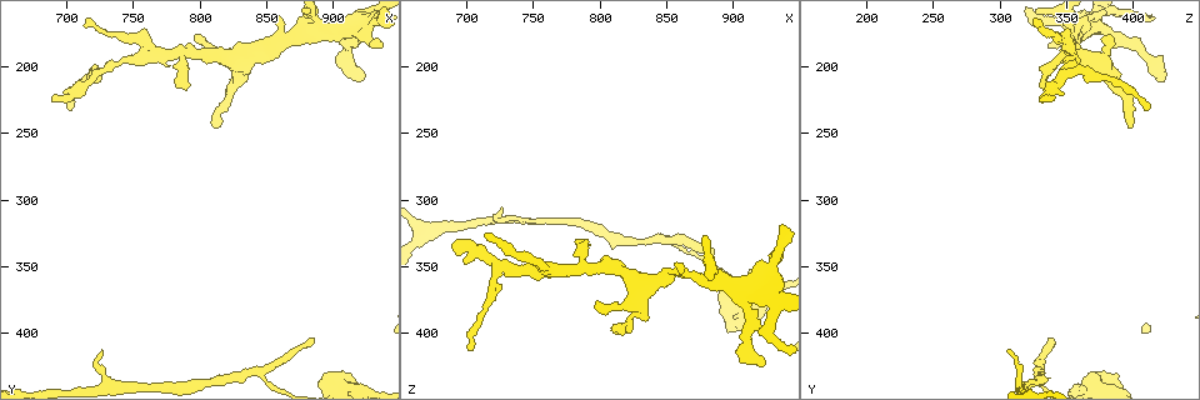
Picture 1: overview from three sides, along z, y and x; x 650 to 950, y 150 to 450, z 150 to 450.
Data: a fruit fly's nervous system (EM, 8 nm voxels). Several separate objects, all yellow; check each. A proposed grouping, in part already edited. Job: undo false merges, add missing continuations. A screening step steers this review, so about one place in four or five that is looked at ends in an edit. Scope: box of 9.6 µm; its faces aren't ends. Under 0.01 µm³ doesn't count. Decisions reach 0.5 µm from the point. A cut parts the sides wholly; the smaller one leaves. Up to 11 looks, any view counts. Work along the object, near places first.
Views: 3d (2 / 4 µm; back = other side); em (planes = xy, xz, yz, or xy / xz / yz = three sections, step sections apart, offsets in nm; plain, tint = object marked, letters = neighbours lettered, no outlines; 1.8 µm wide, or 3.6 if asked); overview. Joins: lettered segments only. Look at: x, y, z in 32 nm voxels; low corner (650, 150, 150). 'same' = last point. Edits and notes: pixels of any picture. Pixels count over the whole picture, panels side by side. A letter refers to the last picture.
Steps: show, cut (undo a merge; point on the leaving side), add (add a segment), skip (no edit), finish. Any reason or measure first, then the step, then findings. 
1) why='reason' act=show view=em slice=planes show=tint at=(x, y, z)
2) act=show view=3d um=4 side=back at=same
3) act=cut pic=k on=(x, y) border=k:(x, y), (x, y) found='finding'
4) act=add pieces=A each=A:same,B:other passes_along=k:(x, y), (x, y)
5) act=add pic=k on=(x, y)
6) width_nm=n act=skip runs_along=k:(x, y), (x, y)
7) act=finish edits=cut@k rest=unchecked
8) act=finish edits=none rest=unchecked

why='arms part here' act=show view=3d um=4 at=(844, 430, 330)

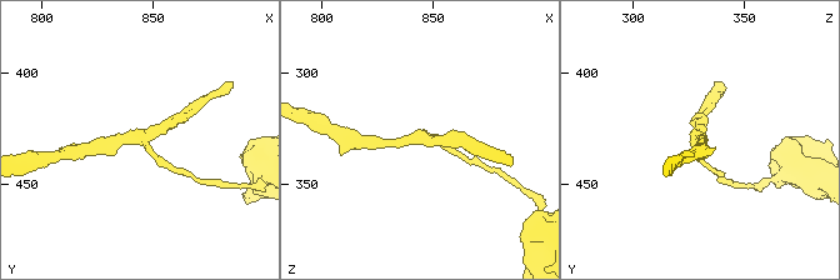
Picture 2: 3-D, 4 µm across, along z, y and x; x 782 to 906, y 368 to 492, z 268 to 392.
arms=3 act=show view=em um=3.6 slice=planes show=plain at=(845, 429, 328)

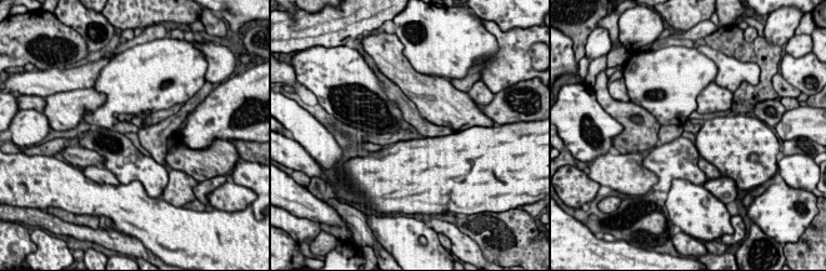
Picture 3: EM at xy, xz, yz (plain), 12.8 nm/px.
why='see the neighbours' act=show view=em um=3.6 slice=planes show=letters at=same

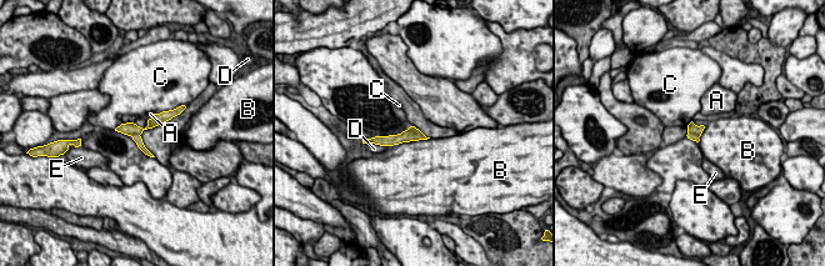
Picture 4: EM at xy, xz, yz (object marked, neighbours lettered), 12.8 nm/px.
act=cut pic=4 on=(691, 128) each=A:other,B:other,C:other,D:other,E:other part_leaving=4:(165, 116), (144, 129), (120, 129) found='a second cell is stuck on'

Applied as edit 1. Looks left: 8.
why='abrupt turn' act=show view=3d um=4 at=(902, 172, 362)

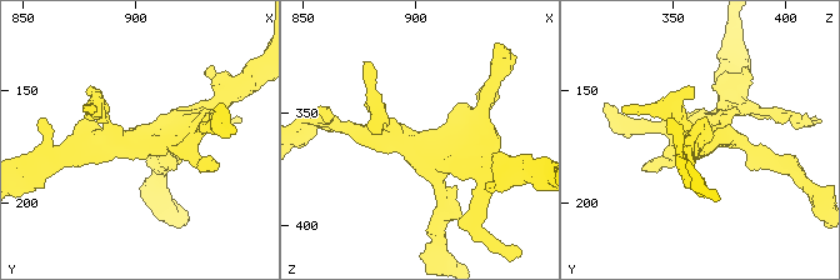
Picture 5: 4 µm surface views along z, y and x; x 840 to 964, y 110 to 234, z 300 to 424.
why='shape alone is not enough' act=show view=em slice=planes show=letters at=(901, 173, 364)

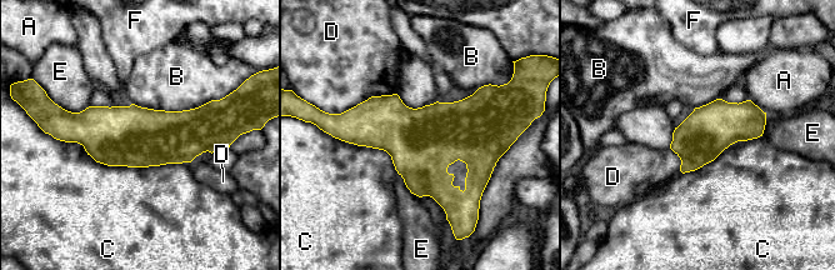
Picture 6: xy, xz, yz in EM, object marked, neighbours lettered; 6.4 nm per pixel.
act=skip each=A:other,B:other,C:other,D:other,E:other,F:other border=6:(219, 99), (181, 110), (133, 104) found='continuous, no second cell'

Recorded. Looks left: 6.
why='branch stops here' act=show view=em slice=xz step=8 show=letters at=(796, 176, 380)

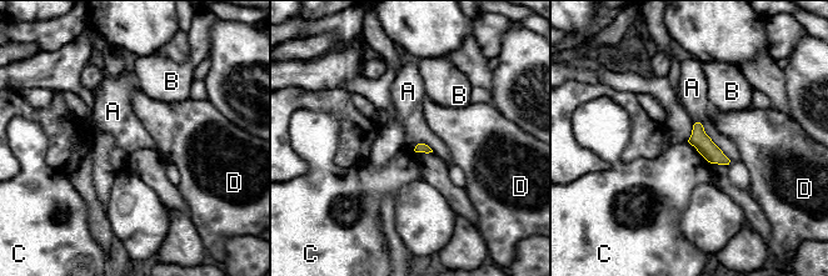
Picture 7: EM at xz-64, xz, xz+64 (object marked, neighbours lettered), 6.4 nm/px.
act=skip each=A:other,B:other,C:other,D:other border=7:(696, 121), (731, 161) found='none of them fits'

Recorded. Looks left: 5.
why='a fork' act=show view=3d um=2 at=(724, 202, 352)

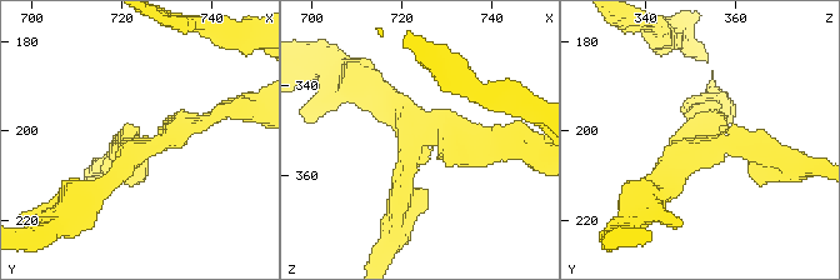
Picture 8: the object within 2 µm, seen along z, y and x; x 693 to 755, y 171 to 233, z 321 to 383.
why='now the EM' act=show view=em slice=planes show=letters at=(726, 203, 352)

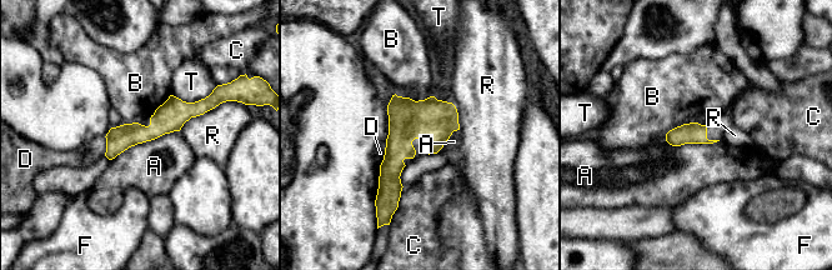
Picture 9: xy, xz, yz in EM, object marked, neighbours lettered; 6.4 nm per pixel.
act=skip each=A:other,B:other,C:other,D:other,F:other,R:other,T:other border=9:(179, 130), (131, 145), (110, 160) found='continuous, no second cell'

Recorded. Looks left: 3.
why='an open end' act=show view=em slice=planes show=letters at=(812, 248, 398)

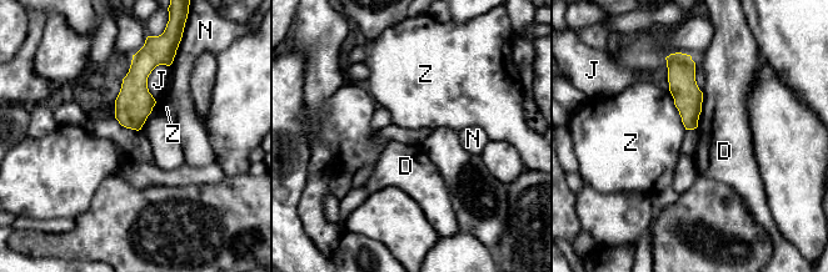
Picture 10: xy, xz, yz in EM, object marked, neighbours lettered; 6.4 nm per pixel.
width_nm=120 longest_contact=Z:260nm act=skip each=D:other,J:other,N:other,Z:other found='none of them fits'

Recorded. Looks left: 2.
act=finish edits=cut@4 rest=unchecked

